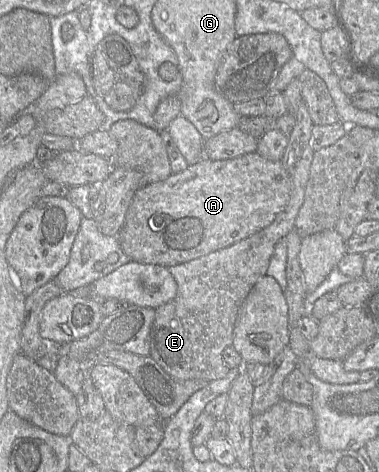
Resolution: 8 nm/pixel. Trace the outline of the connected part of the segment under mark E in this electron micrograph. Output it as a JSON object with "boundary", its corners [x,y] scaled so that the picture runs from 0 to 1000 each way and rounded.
{"boundary":[[[799,214],[778,250],[778,267],[741,335],[741,347],[770,386],[752,441],[707,479],[668,498],[541,542],[443,566],[467,600],[467,623],[443,642],[409,653],[393,754],[462,803],[562,807],[607,788],[588,767],[586,746],[612,731],[631,655],[675,595],[702,583],[731,513],[778,483],[778,466],[802,426],[831,322],[818,307],[828,263]]]}

